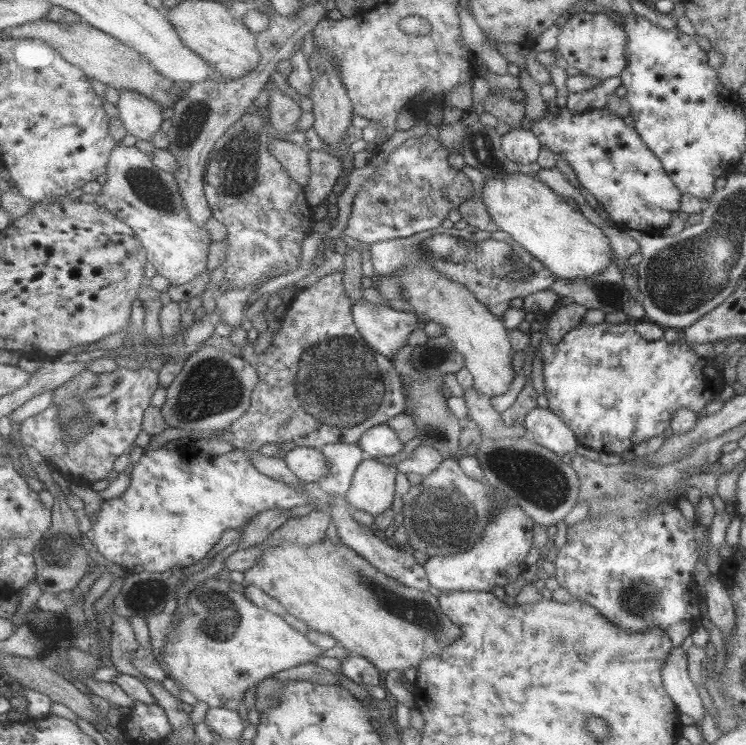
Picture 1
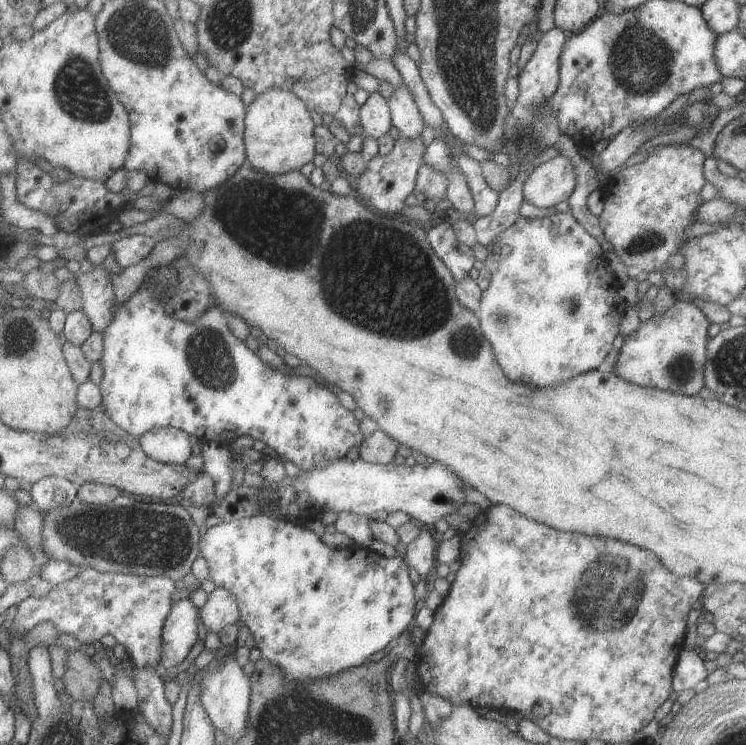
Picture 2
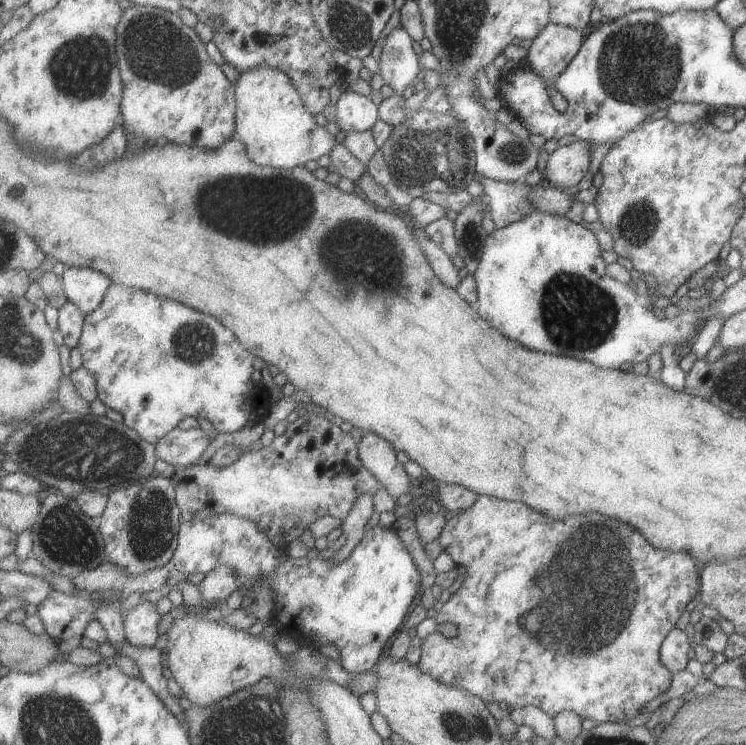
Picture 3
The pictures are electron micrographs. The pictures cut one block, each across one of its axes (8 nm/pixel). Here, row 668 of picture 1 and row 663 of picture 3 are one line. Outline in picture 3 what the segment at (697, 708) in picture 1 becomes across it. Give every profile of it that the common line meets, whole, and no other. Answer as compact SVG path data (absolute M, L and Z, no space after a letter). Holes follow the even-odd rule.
M673 628L665 636L659 648L661 664L672 674L684 670L689 660L687 652L689 652L689 647L691 646L694 646L694 644L685 636L685 632Z

